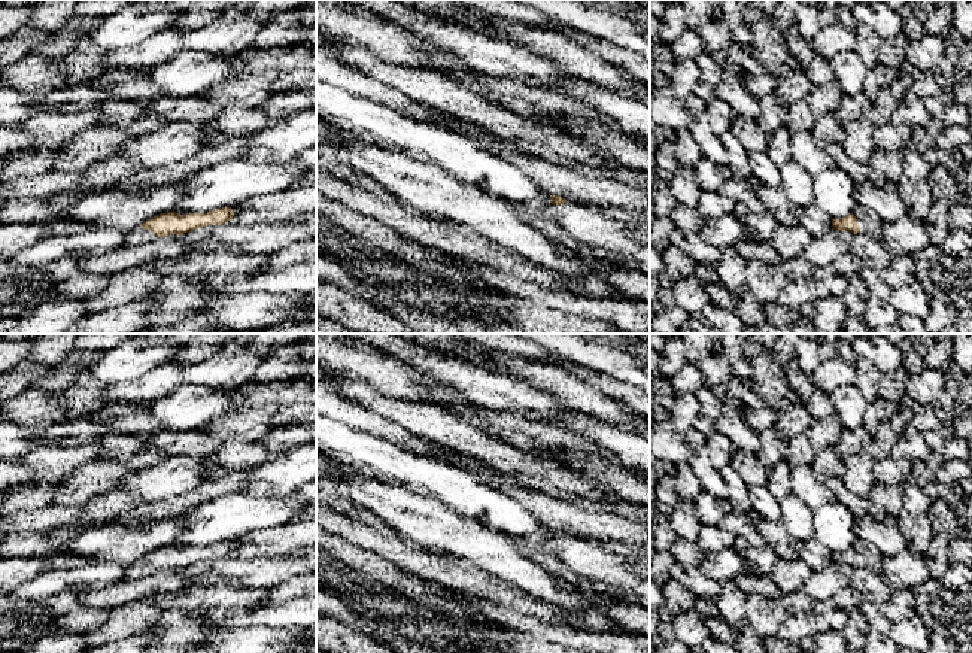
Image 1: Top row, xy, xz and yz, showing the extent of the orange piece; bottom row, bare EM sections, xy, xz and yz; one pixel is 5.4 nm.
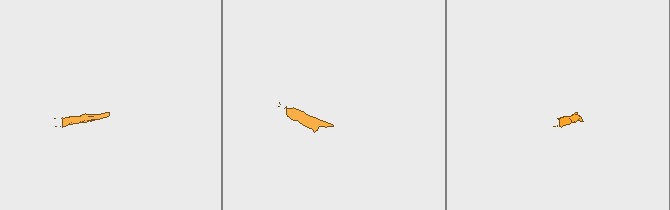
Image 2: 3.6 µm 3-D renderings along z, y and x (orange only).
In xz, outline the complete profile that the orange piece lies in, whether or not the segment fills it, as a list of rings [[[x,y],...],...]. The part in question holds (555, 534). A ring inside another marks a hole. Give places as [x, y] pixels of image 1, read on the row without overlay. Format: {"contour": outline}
{"contour": [[[550,529],[550,535],[549,543],[519,538],[517,546],[525,558],[567,581],[650,610],[650,580],[638,574],[641,565],[628,565],[614,550],[558,529]]]}

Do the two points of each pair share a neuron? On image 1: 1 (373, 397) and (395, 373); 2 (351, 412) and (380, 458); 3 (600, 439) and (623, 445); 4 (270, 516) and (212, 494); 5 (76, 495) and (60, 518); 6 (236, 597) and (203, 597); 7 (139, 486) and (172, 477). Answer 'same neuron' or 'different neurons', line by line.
1: different neurons
2: different neurons
3: same neuron
4: different neurons
5: different neurons
6: same neuron
7: same neuron

